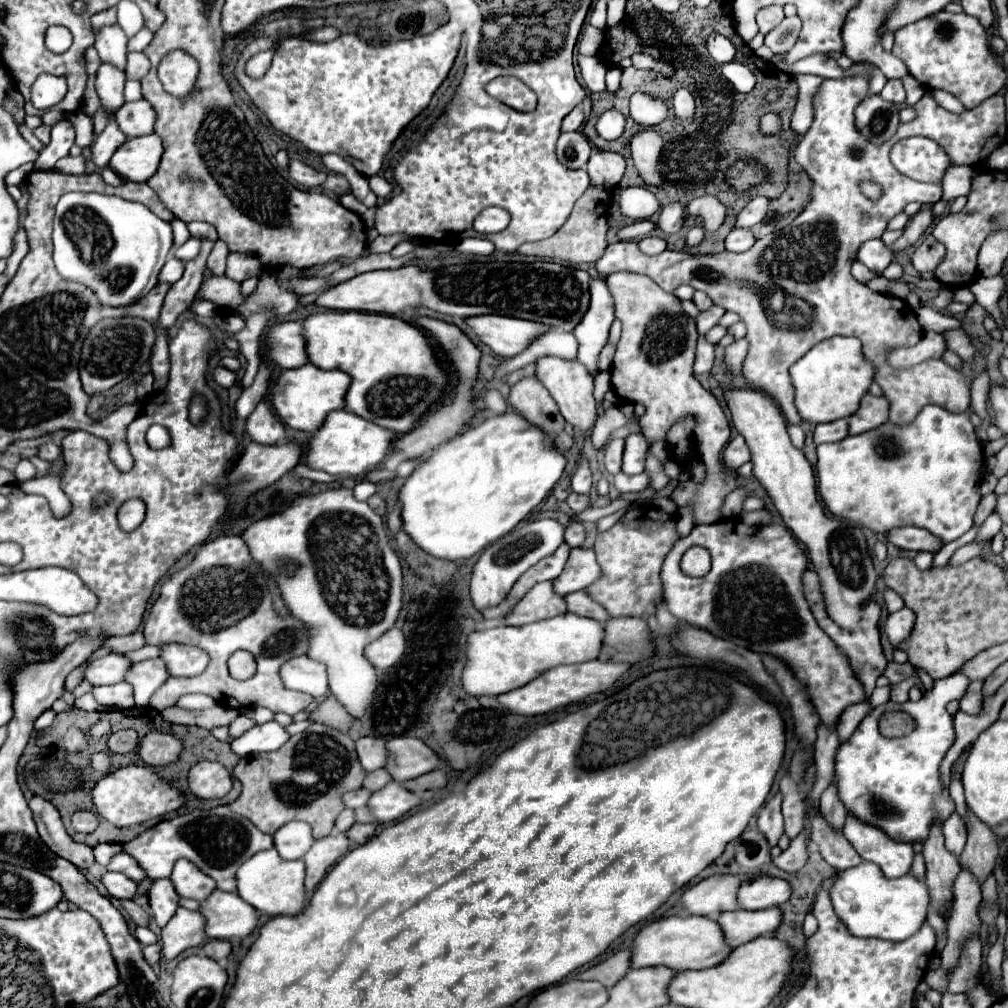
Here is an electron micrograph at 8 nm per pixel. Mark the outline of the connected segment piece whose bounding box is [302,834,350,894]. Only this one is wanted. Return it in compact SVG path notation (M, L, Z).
M346 834L338 836L326 836L322 840L316 840L314 846L304 854L304 864L306 864L306 892L312 894L320 880L324 878L326 870L342 856L348 852L350 842L346 840Z

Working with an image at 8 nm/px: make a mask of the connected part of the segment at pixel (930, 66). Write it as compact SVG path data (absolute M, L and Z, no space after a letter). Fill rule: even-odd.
M940 10L928 18L912 22L894 34L892 54L900 58L908 72L924 88L940 88L956 96L964 108L974 108L1002 90L1006 84L1006 72L998 56L990 48L990 36L986 28L964 12L954 14Z

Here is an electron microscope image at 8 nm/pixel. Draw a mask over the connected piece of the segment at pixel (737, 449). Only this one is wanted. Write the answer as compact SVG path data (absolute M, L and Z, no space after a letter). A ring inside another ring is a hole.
M736 436L732 438L726 448L724 448L724 454L722 454L722 464L730 470L730 472L736 472L742 464L746 464L750 460L750 450L746 448L746 442L742 436Z

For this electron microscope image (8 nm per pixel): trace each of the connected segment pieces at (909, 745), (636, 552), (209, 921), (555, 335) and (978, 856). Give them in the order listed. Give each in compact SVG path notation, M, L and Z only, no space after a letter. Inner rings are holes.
M962 674L936 680L934 688L918 702L876 706L836 752L838 798L850 814L864 824L880 828L896 842L924 842L932 824L946 820L954 812L954 800L942 784L940 764L952 748L956 734L952 716L946 712L950 700L960 700L970 682ZM888 710L900 710L914 718L916 726L902 738L886 738L878 730L878 720Z
M634 506L626 512L610 532L598 534L594 550L602 576L586 588L586 592L614 616L648 616L656 612L656 602L662 598L660 568L678 540L676 518L660 512L654 506Z
M214 890L200 904L200 914L206 920L204 932L208 938L220 940L244 938L254 930L258 922L258 914L250 904L238 898L238 894L222 890Z
M550 330L550 332L546 332L546 336L540 336L538 340L534 340L534 346L530 346L526 352L506 360L500 366L500 370L496 372L496 376L506 376L506 374L510 374L526 364L532 364L544 356L556 356L562 360L576 360L576 352L578 352L578 342L572 334L560 332L560 330Z
M968 812L968 842L960 856L960 866L974 874L978 884L982 884L996 866L998 844L996 836L982 824L972 812Z

